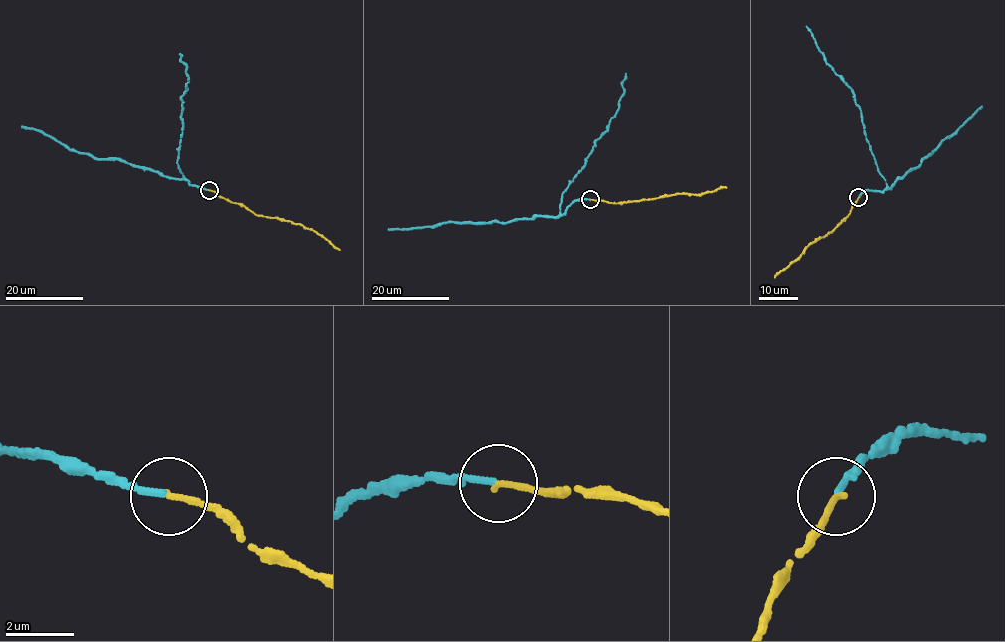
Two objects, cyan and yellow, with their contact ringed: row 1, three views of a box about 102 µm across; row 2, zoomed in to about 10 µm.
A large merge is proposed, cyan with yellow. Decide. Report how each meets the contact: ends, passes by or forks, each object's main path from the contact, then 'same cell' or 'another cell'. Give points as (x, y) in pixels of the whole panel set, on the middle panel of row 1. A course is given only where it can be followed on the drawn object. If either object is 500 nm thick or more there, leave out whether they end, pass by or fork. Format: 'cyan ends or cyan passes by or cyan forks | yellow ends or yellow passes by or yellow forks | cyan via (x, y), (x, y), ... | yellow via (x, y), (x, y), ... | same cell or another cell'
cyan ends | yellow ends | cyan via (590, 199), (576, 199), (560, 213), (563, 192), (618, 108), (626, 73) | yellow via (590, 199), (616, 204), (684, 193), (697, 195), (726, 187) | same cell

